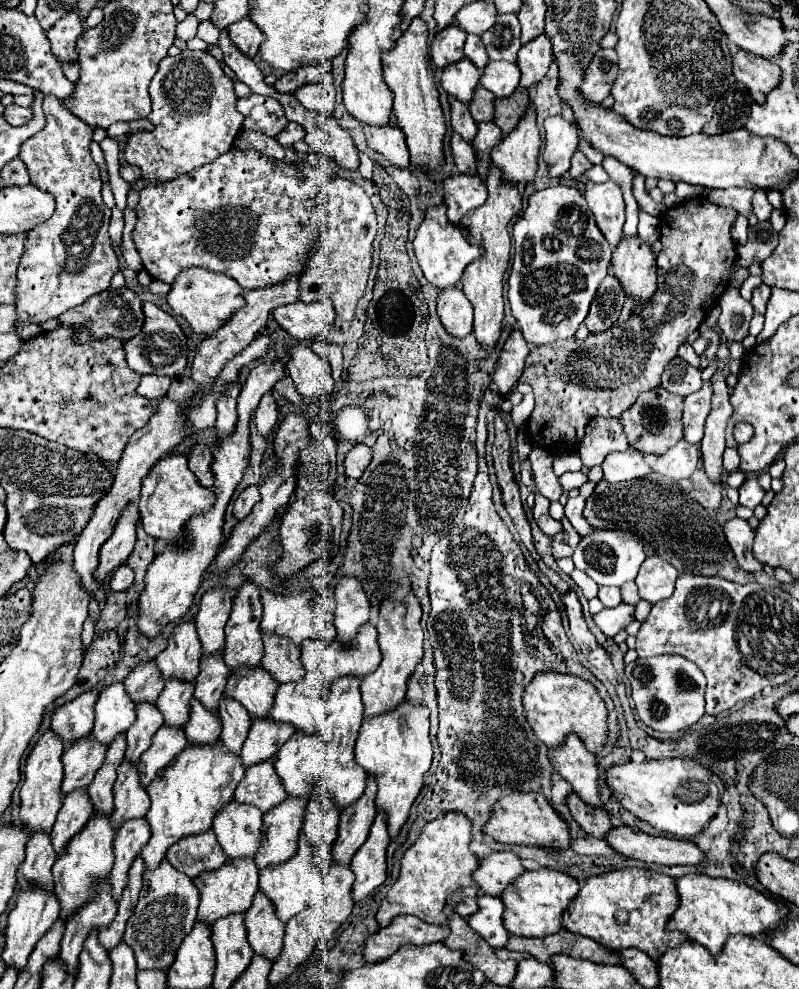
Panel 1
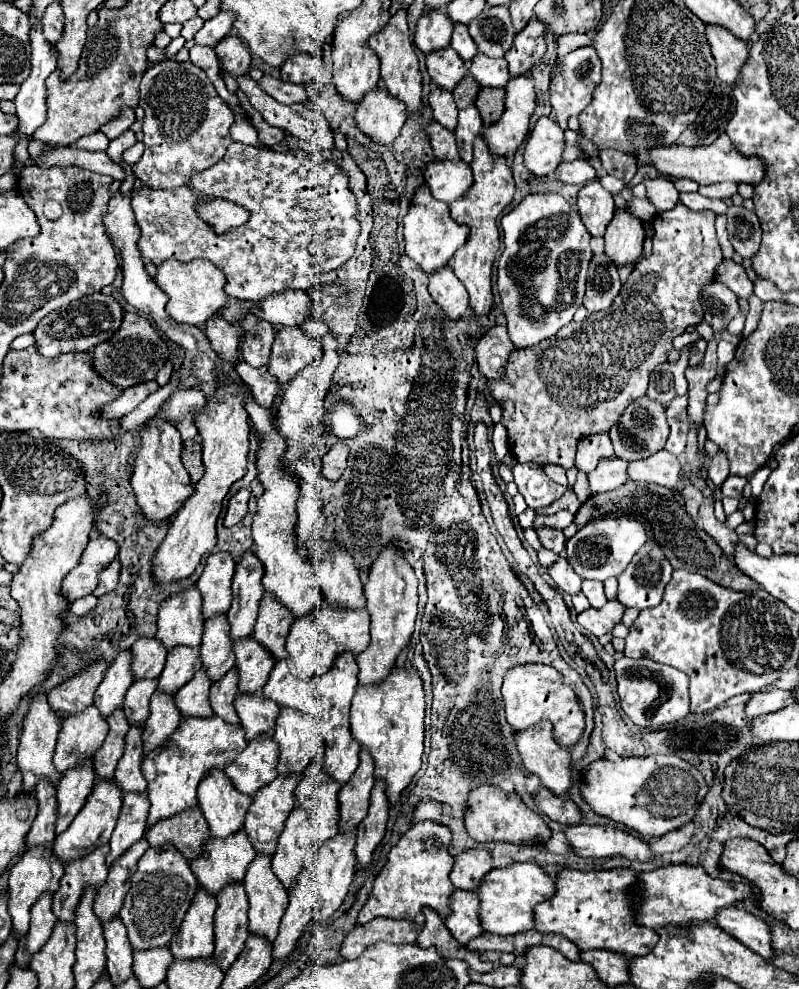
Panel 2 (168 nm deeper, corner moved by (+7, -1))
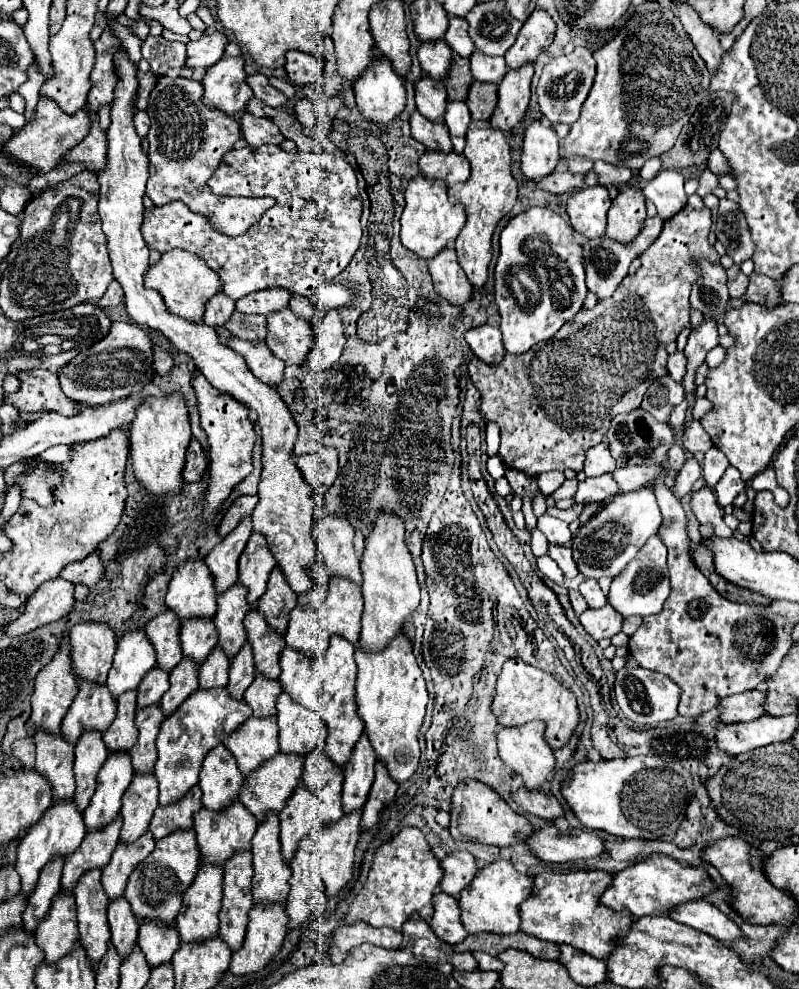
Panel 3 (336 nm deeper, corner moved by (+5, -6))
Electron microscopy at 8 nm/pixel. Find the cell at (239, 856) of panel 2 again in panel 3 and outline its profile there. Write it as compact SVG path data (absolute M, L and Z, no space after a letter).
M240 802L232 804L230 808L226 808L226 812L210 812L206 808L202 808L196 816L194 816L194 830L196 830L196 842L200 848L200 862L202 864L212 864L212 866L224 866L234 854L250 850L250 840L256 832L256 818L242 808Z

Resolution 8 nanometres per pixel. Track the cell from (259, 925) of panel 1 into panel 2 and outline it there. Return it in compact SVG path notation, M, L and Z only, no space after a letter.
M256 853L252 865L248 865L244 887L250 901L250 931L268 937L272 943L276 939L282 913L288 907L288 893L274 875L270 861L272 857Z

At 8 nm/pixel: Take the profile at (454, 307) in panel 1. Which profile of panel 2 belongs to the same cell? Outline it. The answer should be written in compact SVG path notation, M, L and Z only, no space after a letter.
M448 265L430 275L428 291L450 319L464 315L468 309L468 291Z

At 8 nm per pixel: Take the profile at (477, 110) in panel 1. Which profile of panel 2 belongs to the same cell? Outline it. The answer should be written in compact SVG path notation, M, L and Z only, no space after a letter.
M468 73L452 91L454 95L454 101L458 105L458 109L466 109L468 105L474 105L474 99L476 99L476 93L480 91L480 85L474 81L474 77Z

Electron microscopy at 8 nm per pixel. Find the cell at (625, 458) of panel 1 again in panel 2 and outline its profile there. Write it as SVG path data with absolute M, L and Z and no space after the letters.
M612 457L608 461L600 461L600 465L592 473L588 473L592 495L616 489L622 483L626 483L626 479L628 479L626 467L628 467L628 463L620 461L618 457Z

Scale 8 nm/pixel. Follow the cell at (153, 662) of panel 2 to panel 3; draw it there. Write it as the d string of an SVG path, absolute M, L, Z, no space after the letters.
M164 610L160 616L150 620L144 628L156 652L156 666L166 672L174 670L174 666L182 660L182 650L178 642L178 634L180 634L178 624L180 624L178 618L170 610Z

